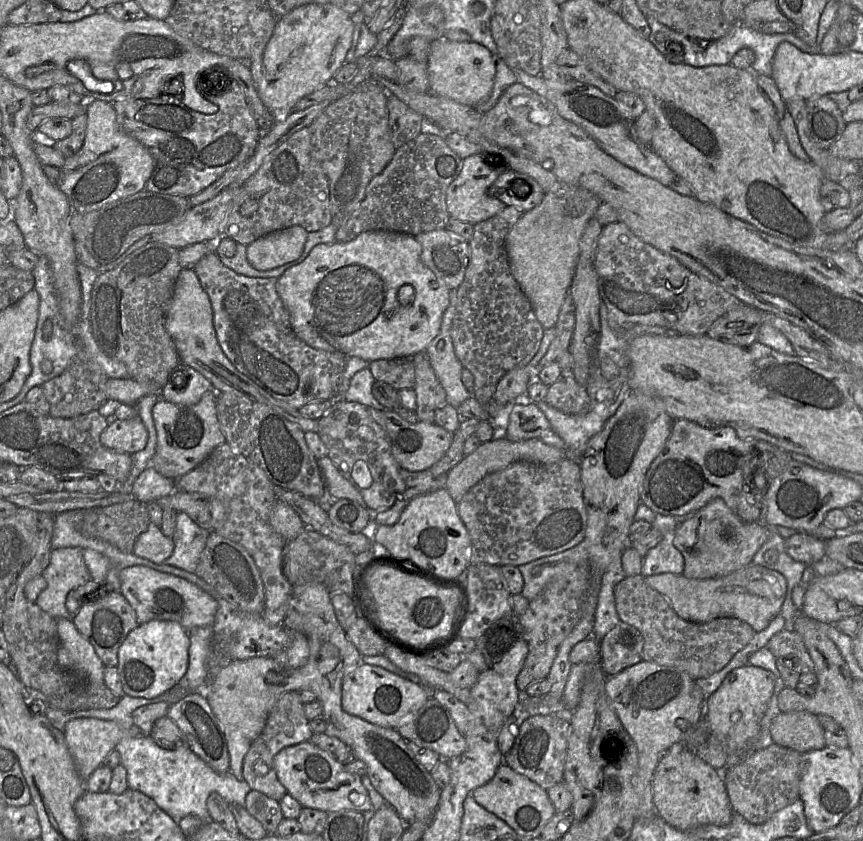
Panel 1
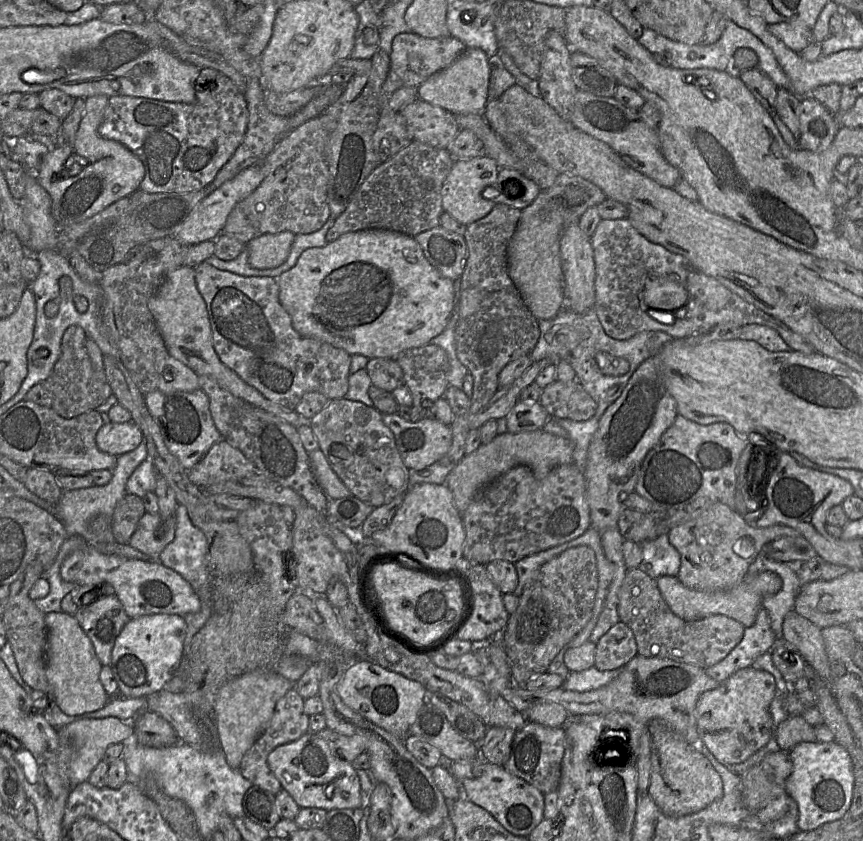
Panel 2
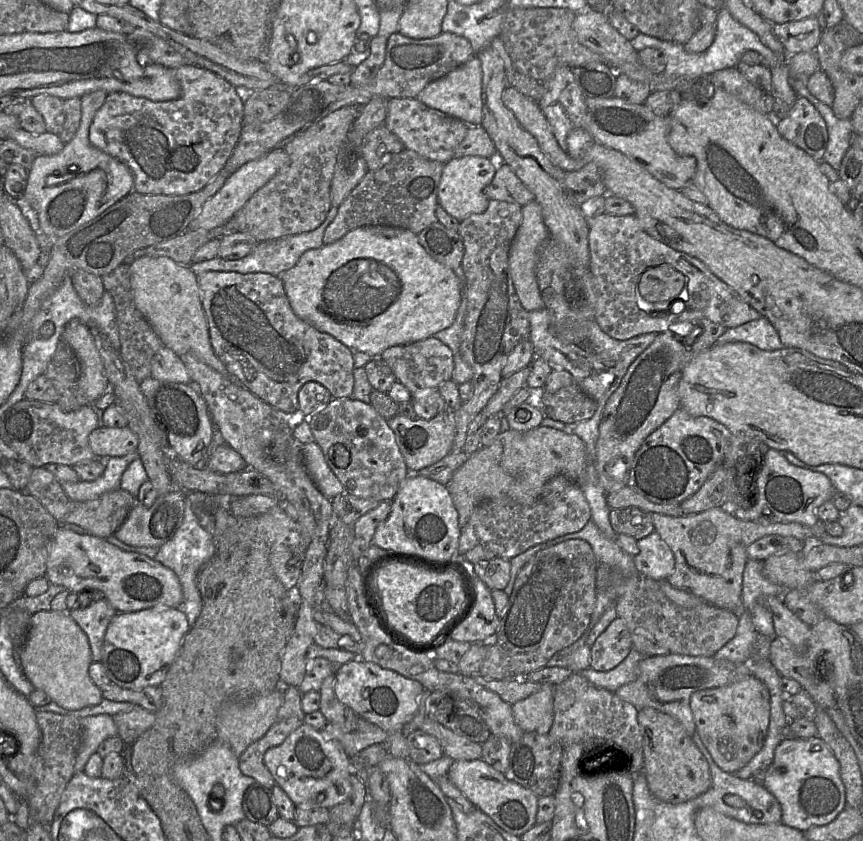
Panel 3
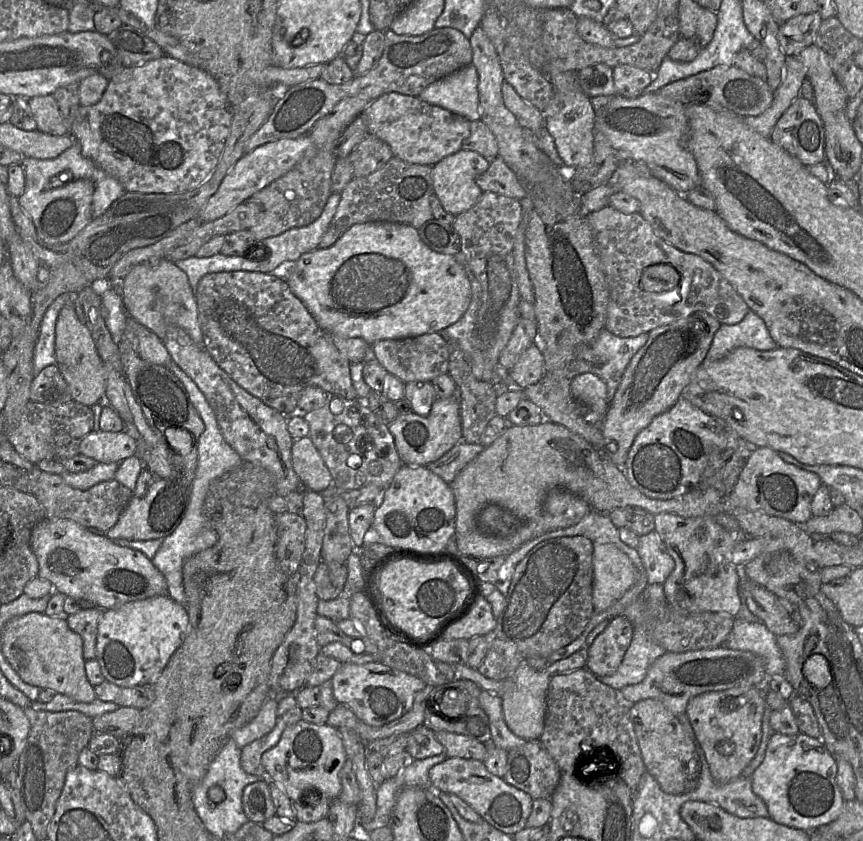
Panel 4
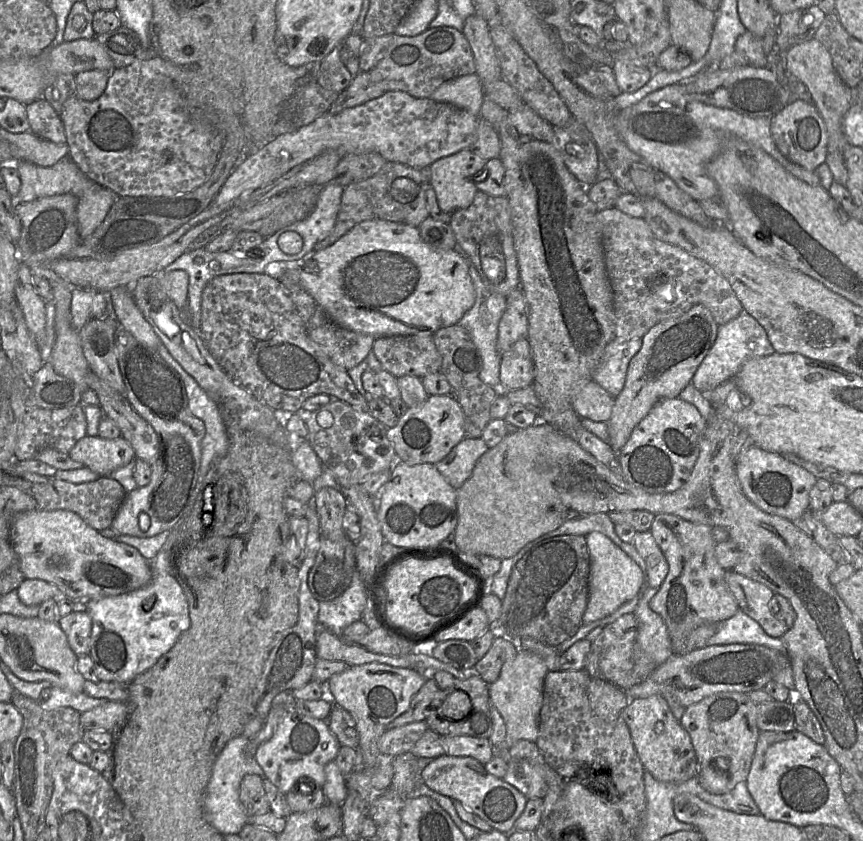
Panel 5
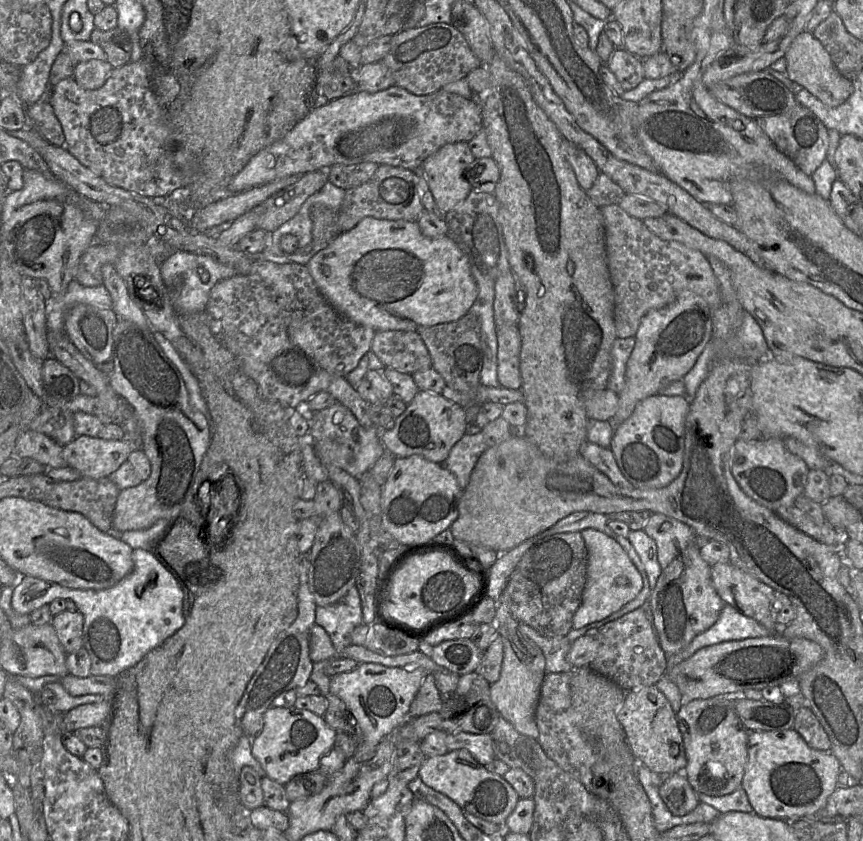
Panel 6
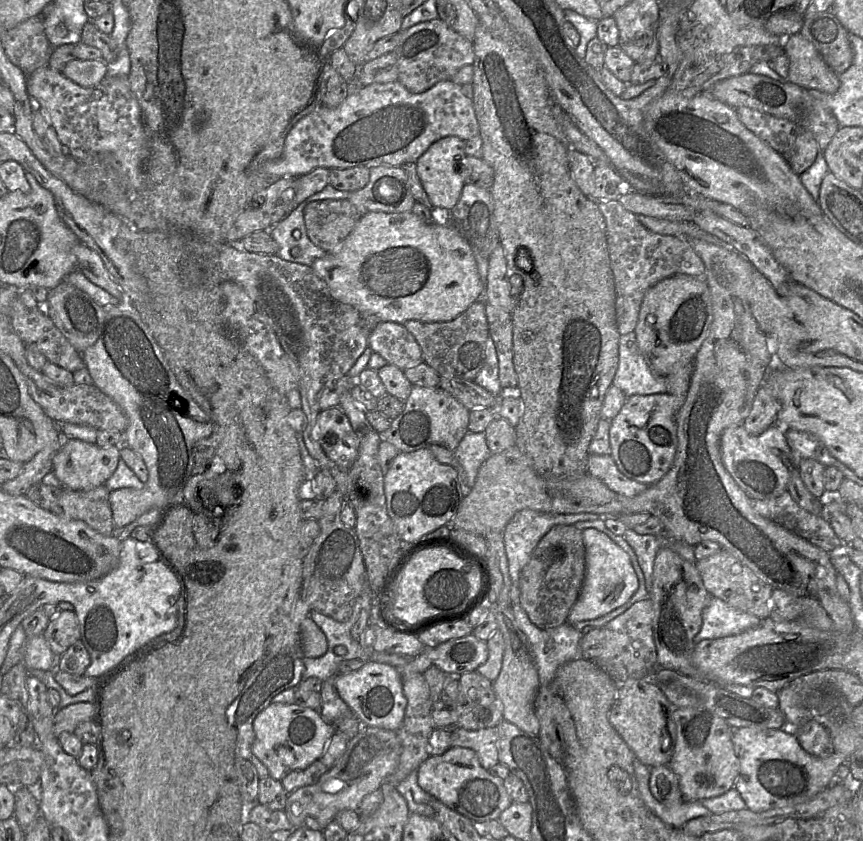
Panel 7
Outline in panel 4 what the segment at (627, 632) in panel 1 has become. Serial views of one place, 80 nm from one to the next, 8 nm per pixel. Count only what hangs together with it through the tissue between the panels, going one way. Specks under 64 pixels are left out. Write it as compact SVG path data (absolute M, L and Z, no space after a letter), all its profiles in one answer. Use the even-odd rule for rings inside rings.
M625 615L613 618L588 648L585 668L596 677L613 674L622 663L633 634L633 624Z

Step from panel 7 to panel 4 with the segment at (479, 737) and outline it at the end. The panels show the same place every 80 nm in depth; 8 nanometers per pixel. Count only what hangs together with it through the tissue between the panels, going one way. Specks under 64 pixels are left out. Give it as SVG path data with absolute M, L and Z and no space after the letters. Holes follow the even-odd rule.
M436 731L434 735L444 747L444 754L448 758L475 759L483 762L487 756L488 744L447 731Z

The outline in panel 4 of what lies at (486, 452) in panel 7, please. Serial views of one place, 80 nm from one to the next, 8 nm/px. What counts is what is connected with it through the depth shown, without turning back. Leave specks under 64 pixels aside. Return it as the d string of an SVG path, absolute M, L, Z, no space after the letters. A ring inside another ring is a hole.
M461 440L441 458L429 463L426 467L450 484L459 472L483 449L484 445L481 442L467 443Z

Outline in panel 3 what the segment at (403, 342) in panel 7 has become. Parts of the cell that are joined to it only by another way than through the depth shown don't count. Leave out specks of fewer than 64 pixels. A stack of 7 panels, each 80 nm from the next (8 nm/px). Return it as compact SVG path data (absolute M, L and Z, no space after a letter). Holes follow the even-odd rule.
M435 336L409 344L391 346L385 349L379 357L391 368L396 381L401 382L407 387L411 394L425 388L438 388L442 382L452 379L452 373L454 371L452 350Z

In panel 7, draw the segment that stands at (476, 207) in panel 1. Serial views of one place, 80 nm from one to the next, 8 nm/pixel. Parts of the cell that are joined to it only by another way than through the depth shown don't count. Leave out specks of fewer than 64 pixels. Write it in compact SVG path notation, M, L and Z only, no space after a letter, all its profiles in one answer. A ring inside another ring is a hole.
M447 136L435 141L416 161L417 174L432 205L439 210L451 210L460 199L466 184L463 177L462 159L466 156L466 141Z

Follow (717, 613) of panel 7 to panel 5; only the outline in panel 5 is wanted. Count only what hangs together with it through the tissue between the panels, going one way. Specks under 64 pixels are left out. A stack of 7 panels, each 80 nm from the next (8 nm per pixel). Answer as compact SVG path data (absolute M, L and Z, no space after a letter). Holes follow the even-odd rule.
M739 609L732 617L720 623L718 631L706 645L758 644L784 651L781 637L769 636L757 621Z

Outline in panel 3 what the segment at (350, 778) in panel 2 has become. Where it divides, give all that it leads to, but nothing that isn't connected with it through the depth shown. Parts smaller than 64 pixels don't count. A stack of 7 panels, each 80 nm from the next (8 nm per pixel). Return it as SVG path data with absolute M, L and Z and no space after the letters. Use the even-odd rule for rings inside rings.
M307 723L290 733L280 745L268 749L263 760L276 784L287 793L295 807L330 809L347 800L351 794L349 781L351 758L339 742L326 739L321 731ZM279 766L286 768L287 779L278 775Z

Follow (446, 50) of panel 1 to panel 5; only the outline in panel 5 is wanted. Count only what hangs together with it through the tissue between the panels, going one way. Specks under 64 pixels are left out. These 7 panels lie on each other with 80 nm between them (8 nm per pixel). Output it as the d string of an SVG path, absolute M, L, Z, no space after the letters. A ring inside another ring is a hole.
M476 73L443 82L430 96L437 102L449 103L480 116L484 99L483 84Z

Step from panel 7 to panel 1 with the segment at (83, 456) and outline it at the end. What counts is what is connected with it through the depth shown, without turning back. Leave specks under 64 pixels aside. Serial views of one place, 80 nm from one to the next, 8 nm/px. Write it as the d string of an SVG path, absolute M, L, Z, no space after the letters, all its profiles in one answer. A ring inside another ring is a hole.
M141 418L115 420L100 435L103 446L120 453L133 454L145 448L148 431Z

